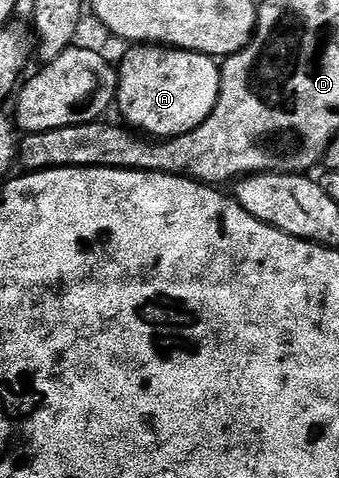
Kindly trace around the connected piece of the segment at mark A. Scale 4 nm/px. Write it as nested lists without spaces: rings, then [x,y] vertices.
[[[135,45],[128,50],[116,69],[118,72],[116,110],[122,113],[121,121],[127,127],[158,140],[175,138],[200,128],[200,124],[208,120],[212,108],[216,108],[216,100],[222,87],[222,72],[219,63],[210,55],[193,54],[190,50],[176,50],[169,46]]]

